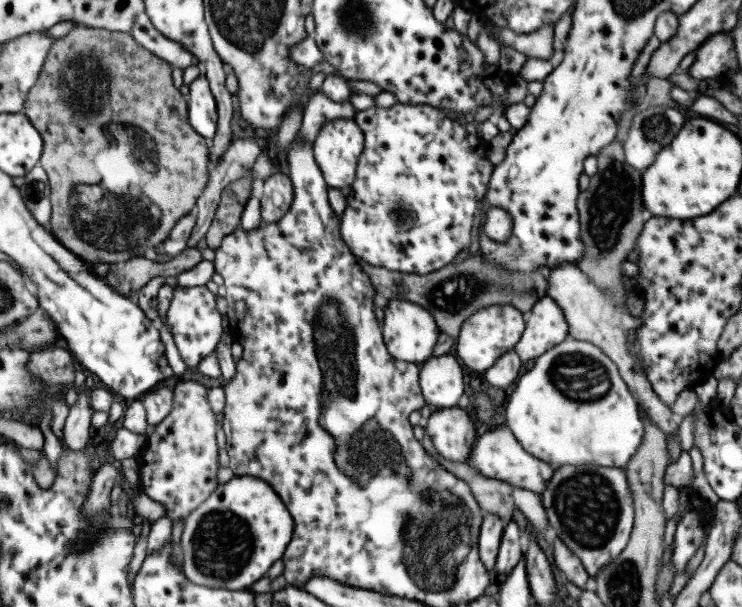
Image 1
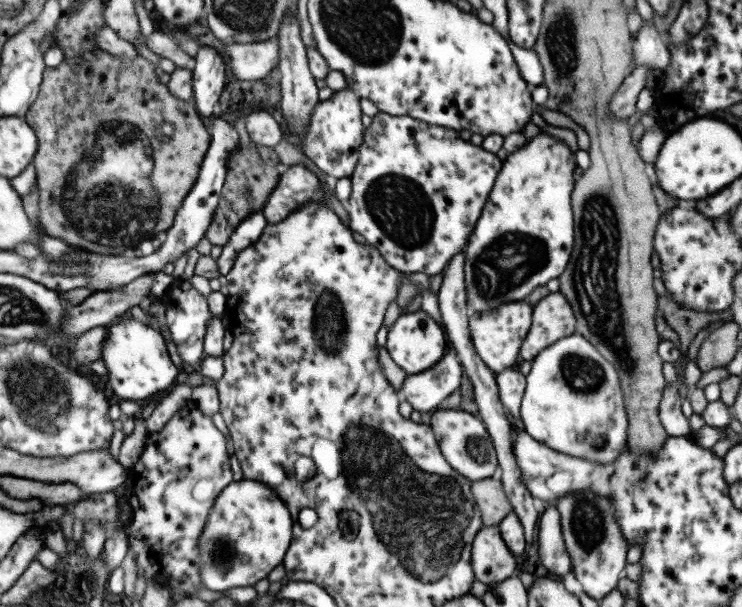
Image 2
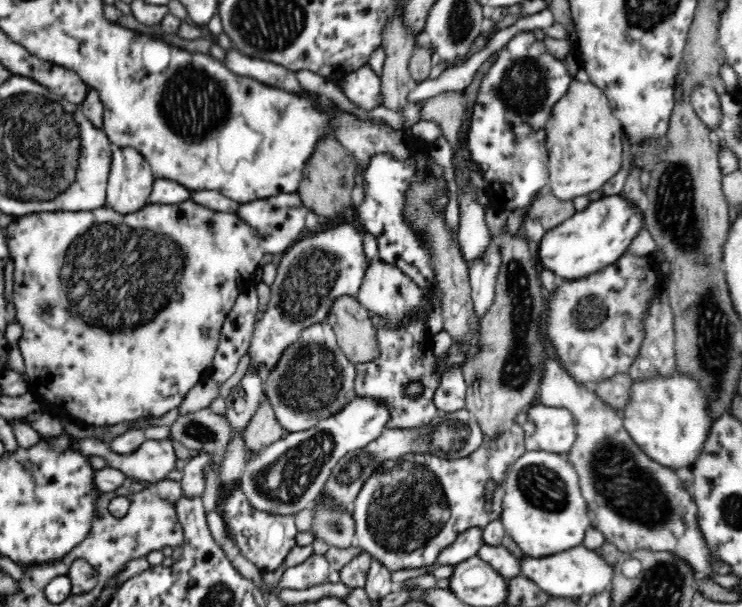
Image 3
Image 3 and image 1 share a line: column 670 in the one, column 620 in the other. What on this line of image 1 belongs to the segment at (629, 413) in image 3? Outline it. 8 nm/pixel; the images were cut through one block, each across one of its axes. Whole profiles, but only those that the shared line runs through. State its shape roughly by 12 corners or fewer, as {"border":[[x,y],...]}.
{"border":[[565,337],[505,425],[547,464],[623,468],[642,442],[616,364]]}

